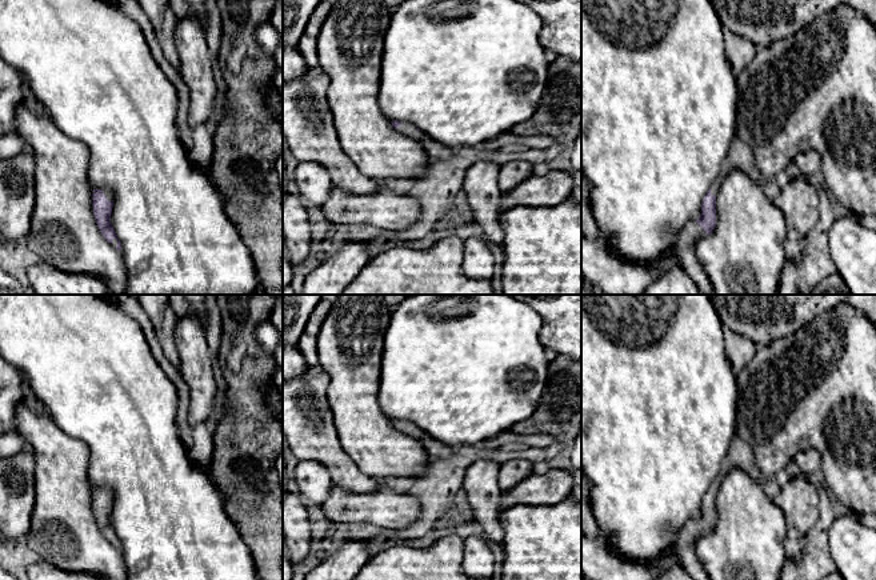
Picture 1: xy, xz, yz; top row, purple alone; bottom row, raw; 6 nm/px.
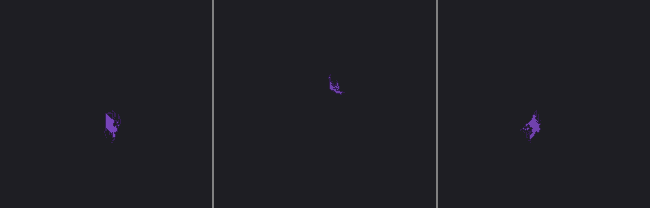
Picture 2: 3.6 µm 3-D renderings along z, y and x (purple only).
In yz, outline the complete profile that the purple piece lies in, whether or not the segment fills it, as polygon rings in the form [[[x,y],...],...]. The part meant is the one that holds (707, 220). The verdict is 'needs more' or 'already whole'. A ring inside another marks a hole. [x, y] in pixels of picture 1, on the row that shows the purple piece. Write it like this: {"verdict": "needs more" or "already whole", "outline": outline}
{"verdict": "needs more", "outline": [[[723,169],[705,193],[700,217],[688,221],[677,243],[653,263],[627,263],[608,249],[603,236],[591,240],[581,235],[581,295],[645,295],[645,289],[675,265],[685,269],[699,295],[713,295],[695,248],[697,240],[716,227],[716,196],[727,172]]]}

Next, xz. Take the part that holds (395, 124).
{"verdict": "needs more", "outline": [[[397,120],[391,123],[396,131],[420,143],[431,161],[443,161],[453,156],[455,149],[451,149],[435,141],[432,137],[423,133],[415,125],[405,121],[397,121]]]}

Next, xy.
{"verdict": "needs more", "outline": [[[93,189],[92,205],[96,224],[104,239],[117,251],[121,249],[121,243],[111,224],[111,215],[113,208],[113,197],[109,191]]]}

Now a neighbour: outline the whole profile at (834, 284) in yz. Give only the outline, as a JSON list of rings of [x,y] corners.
[[[835,271],[831,276],[821,279],[811,295],[851,295],[841,275]]]

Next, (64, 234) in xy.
[[[25,103],[15,113],[15,131],[25,141],[35,156],[36,204],[31,221],[31,232],[25,241],[41,261],[67,273],[81,273],[101,277],[107,283],[107,295],[121,295],[127,284],[127,268],[120,251],[113,248],[101,235],[93,215],[92,193],[87,176],[89,149],[79,140],[61,132],[48,116],[33,112]]]

